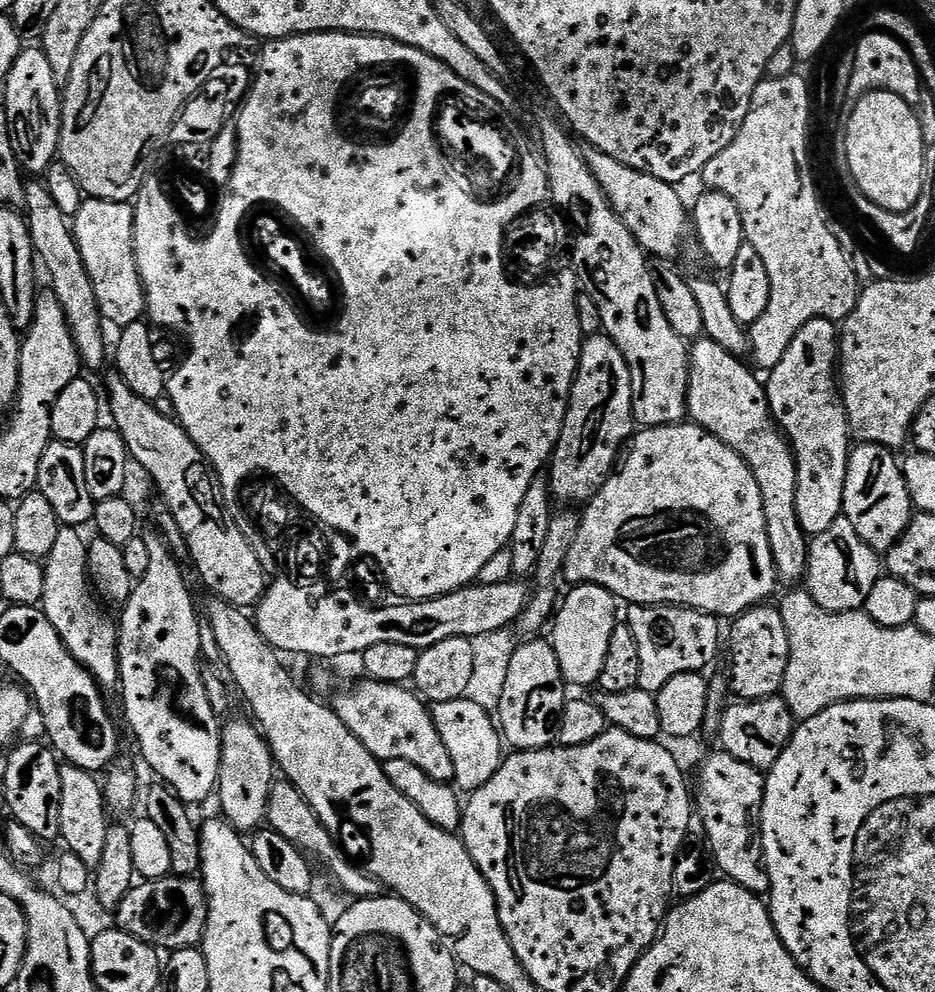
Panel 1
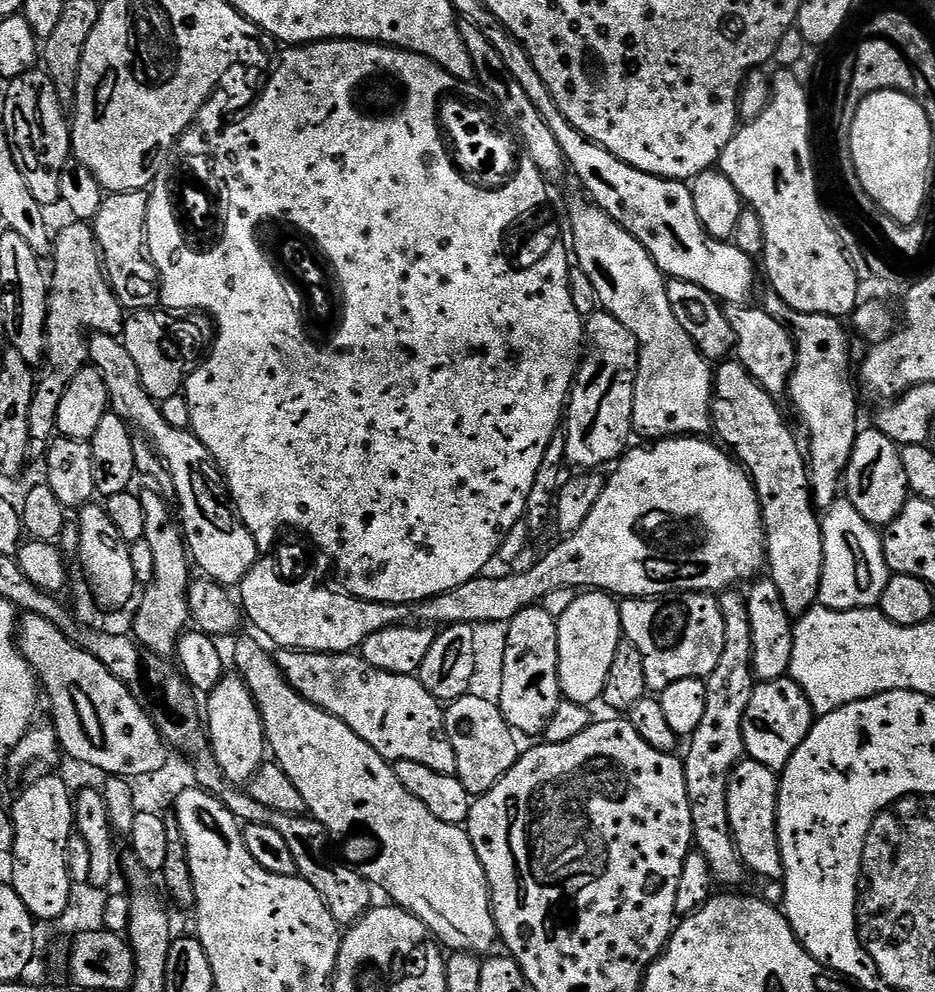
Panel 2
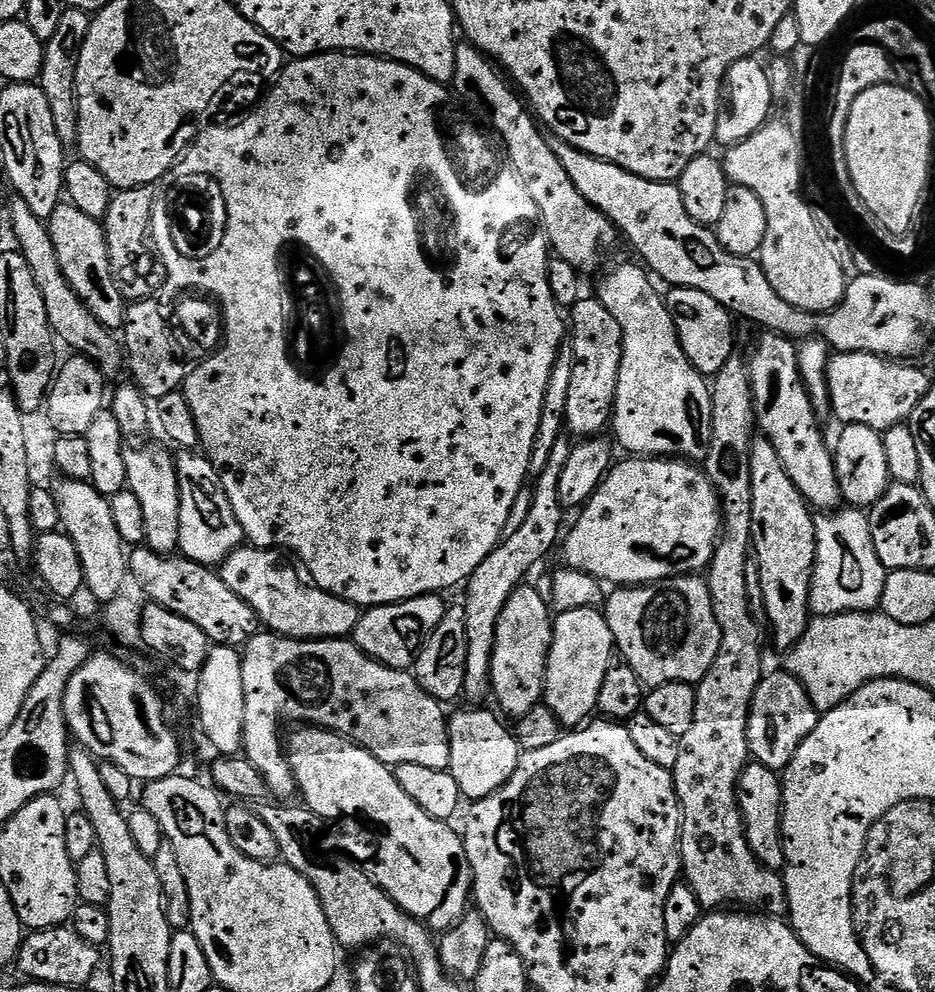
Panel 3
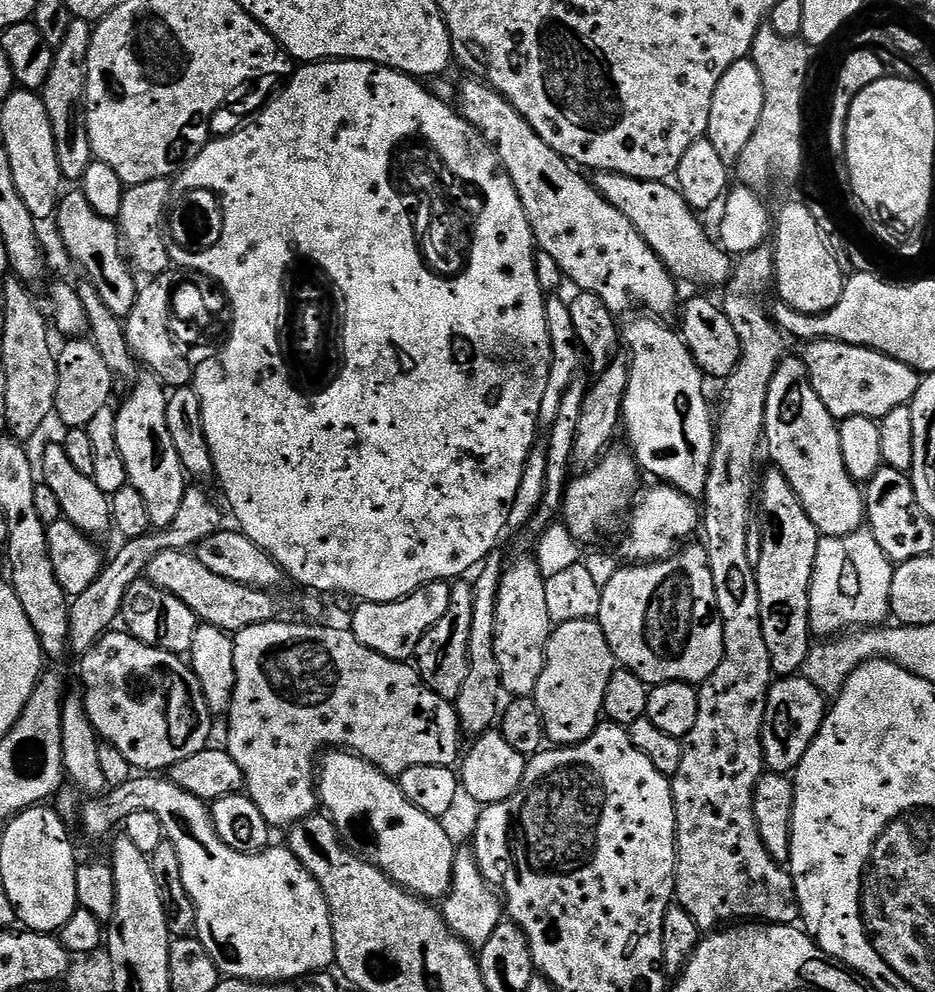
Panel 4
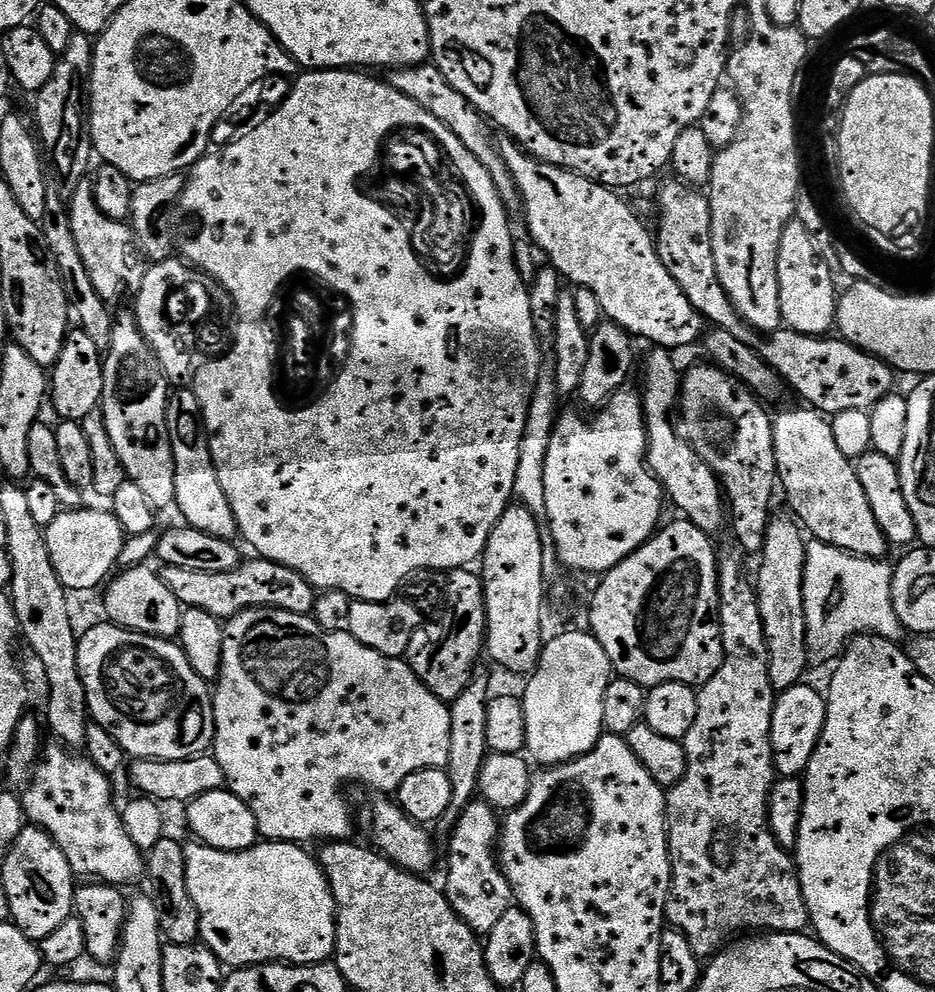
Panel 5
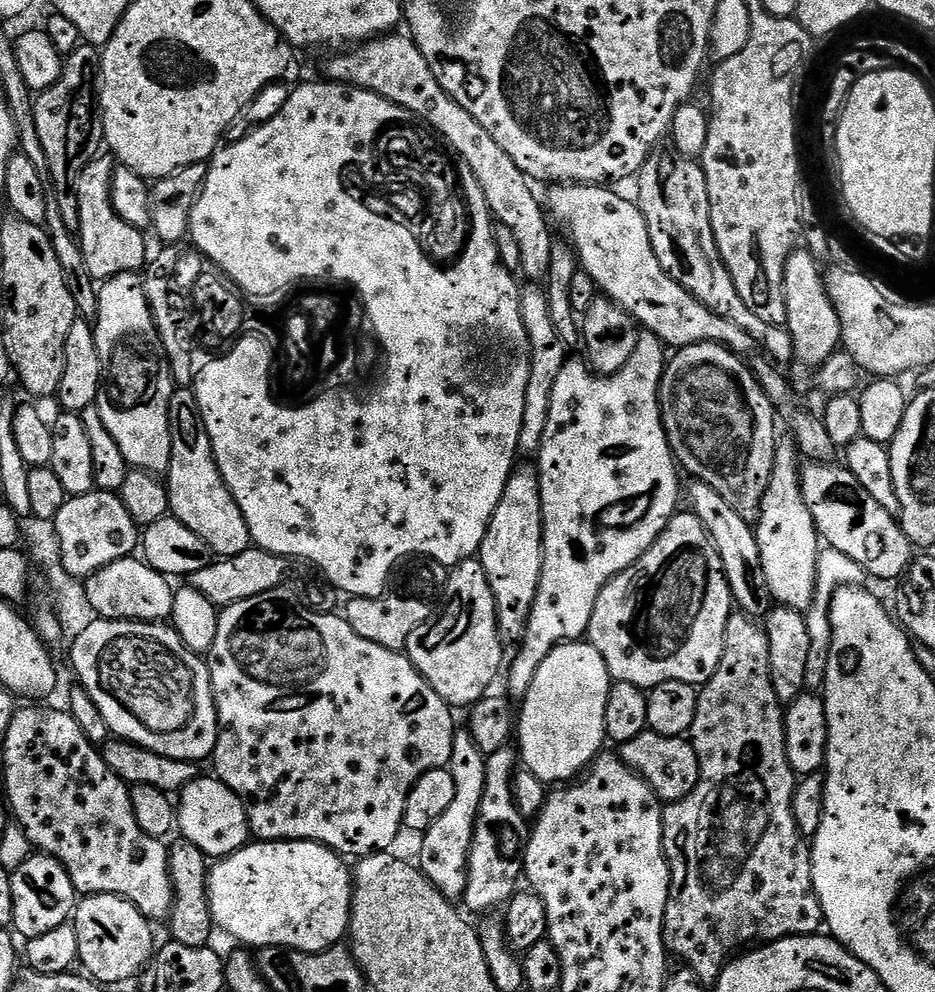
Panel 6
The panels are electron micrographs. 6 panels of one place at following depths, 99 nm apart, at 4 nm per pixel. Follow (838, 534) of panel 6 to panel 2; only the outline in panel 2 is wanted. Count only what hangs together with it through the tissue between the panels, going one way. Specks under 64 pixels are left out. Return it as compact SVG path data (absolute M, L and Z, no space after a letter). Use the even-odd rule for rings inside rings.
M727 305L724 310L725 318L732 329L734 342L740 343L740 347L734 350L735 359L758 381L769 396L783 397L795 368L796 354L793 339L790 332L770 317L765 309L752 307Z

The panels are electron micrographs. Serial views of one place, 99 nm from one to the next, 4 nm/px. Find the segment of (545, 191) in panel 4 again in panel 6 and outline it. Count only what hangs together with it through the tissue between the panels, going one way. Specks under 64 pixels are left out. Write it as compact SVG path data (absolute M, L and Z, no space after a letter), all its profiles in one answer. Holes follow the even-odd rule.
M558 184L547 191L547 215L557 229L564 228L569 236L565 237L575 251L579 267L590 274L607 299L621 304L641 329L654 333L673 349L709 343L722 344L737 354L757 351L758 345L750 334L714 314L662 270L654 246L650 246L646 218L640 213L639 203L631 204L616 190L598 184Z

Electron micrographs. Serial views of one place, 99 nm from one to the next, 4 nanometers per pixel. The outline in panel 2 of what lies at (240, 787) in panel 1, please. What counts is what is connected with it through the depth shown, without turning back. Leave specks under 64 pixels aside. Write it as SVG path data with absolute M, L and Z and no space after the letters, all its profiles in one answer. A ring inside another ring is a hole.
M228 674L207 693L206 700L206 735L208 743L212 745L212 756L218 762L229 785L247 785L266 760L264 723L260 717L260 708L256 705L256 698L239 675Z

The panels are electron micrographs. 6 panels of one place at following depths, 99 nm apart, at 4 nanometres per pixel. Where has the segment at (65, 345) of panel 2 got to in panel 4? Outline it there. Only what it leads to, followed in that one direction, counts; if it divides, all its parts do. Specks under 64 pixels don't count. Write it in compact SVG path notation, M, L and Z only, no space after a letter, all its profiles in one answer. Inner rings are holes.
M79 190L65 191L61 195L60 202L56 206L55 224L60 231L60 240L64 243L65 250L76 259L77 266L85 272L83 275L94 286L102 302L114 315L127 318L135 305L138 285L136 286L137 277L122 247L119 227L113 221L102 218L102 214L98 214L94 206L86 202L83 192Z

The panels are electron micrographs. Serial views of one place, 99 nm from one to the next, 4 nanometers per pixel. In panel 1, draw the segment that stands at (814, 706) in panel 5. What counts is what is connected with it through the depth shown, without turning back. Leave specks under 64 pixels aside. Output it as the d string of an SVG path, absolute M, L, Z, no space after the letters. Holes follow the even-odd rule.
M780 694L764 697L761 700L734 703L736 704L729 703L723 709L718 721L719 747L755 768L761 770L772 768L774 762L778 762L782 750L790 742L794 731L794 717L790 706Z

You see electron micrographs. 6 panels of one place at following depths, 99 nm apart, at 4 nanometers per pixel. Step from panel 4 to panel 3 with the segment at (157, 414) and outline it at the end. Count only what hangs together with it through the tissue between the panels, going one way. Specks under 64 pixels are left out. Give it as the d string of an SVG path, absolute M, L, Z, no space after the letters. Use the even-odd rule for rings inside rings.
M152 444L149 448L129 451L126 455L128 488L138 494L142 514L146 517L146 544L154 552L172 554L180 543L180 478L176 475L173 453Z

